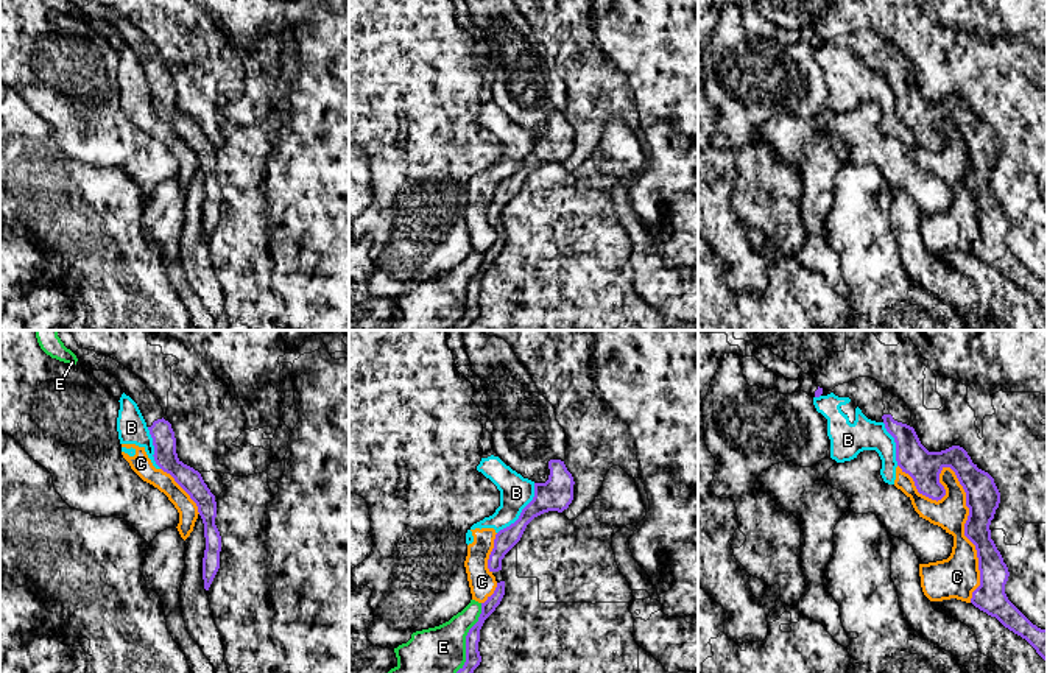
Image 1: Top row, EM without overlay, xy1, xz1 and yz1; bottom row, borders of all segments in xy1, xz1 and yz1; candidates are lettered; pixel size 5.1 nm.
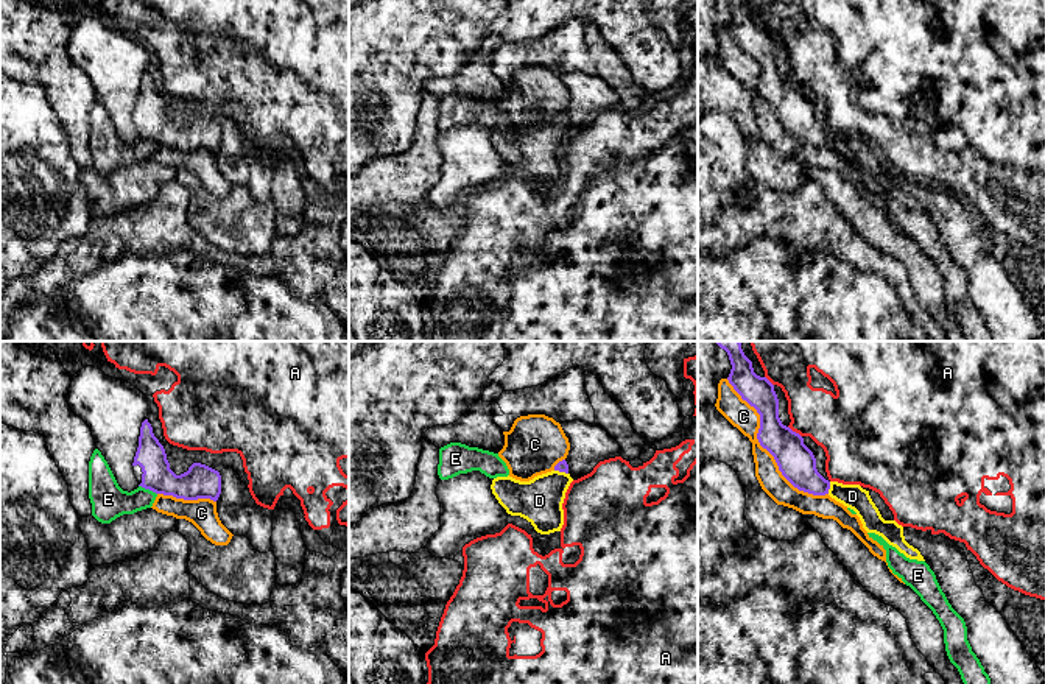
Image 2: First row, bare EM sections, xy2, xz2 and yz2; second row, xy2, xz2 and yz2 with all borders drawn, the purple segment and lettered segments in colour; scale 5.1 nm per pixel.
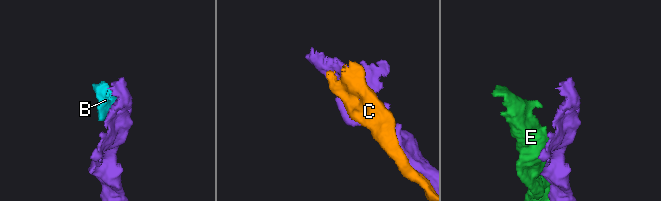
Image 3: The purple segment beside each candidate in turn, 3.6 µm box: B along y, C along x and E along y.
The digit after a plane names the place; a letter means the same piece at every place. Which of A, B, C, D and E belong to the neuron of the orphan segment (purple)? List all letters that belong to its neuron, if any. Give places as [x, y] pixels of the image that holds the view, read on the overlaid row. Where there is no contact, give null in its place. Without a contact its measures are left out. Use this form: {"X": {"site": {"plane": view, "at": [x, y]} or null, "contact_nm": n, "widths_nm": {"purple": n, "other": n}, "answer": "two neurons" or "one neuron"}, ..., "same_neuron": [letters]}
{"A": {"site": {"plane": "yz2", "at": [795, 432]}, "contact_nm": 90, "widths_nm": {"purple": 190, "other": 320}, "answer": "two neurons"}, "B": {"site": {"plane": "xz1", "at": [522, 511]}, "contact_nm": 320, "widths_nm": {"purple": 170, "other": 170}, "answer": "two neurons"}, "C": {"site": {"plane": "yz1", "at": [965, 491]}, "contact_nm": 800, "widths_nm": {"purple": 180, "other": 180}, "answer": "two neurons"}, "D": {"site": {"plane": "yz2", "at": [829, 488]}, "contact_nm": 70, "widths_nm": {"purple": 190, "other": 130}, "answer": "one neuron"}, "E": {"site": {"plane": "xz1", "at": [466, 637]}, "contact_nm": 380, "widths_nm": {"purple": 80, "other": 240}, "answer": "two neurons"}, "same_neuron": ["D"]}

